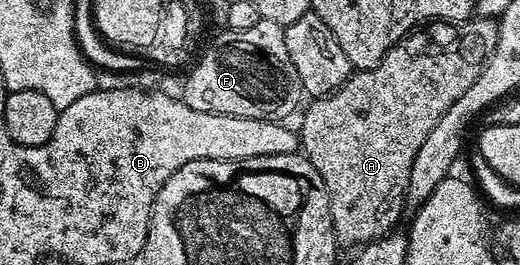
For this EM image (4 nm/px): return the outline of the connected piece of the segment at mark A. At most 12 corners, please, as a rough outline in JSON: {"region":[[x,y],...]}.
{"region":[[494,19],[432,21],[306,104],[340,248],[396,230]]}

